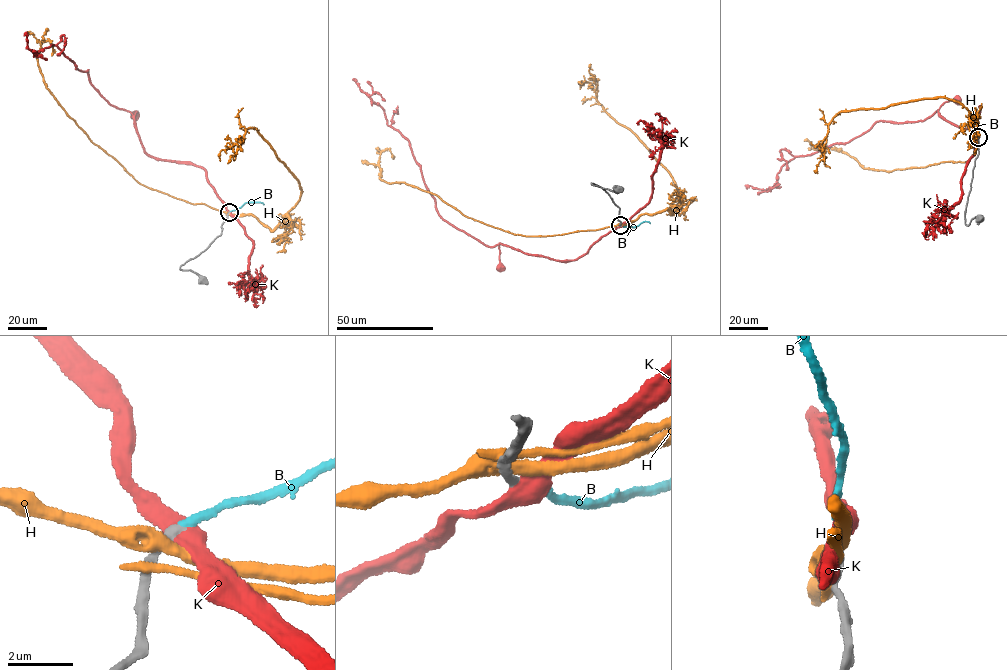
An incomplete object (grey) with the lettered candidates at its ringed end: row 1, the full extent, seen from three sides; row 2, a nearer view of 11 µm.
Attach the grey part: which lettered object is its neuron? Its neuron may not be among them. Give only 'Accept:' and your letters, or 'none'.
Accept: B

